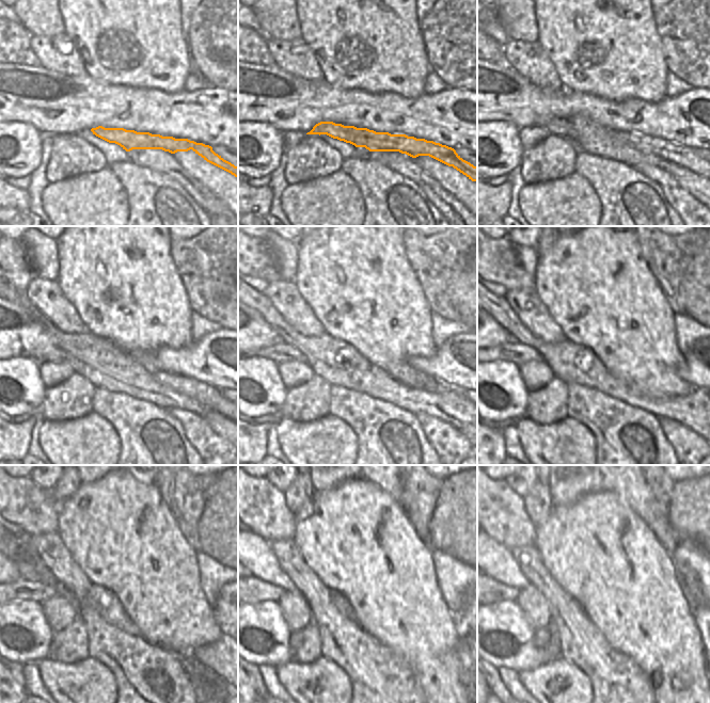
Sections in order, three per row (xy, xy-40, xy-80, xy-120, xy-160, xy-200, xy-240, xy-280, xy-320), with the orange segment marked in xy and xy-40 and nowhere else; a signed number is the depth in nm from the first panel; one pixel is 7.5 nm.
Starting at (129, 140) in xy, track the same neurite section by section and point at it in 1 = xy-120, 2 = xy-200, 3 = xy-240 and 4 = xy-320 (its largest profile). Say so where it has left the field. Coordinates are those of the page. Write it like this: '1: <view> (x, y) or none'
1: xy-120 (209, 397)
2: xy-200 (514, 352)
3: xy-240 (20, 590)
4: xy-320 (499, 592)

